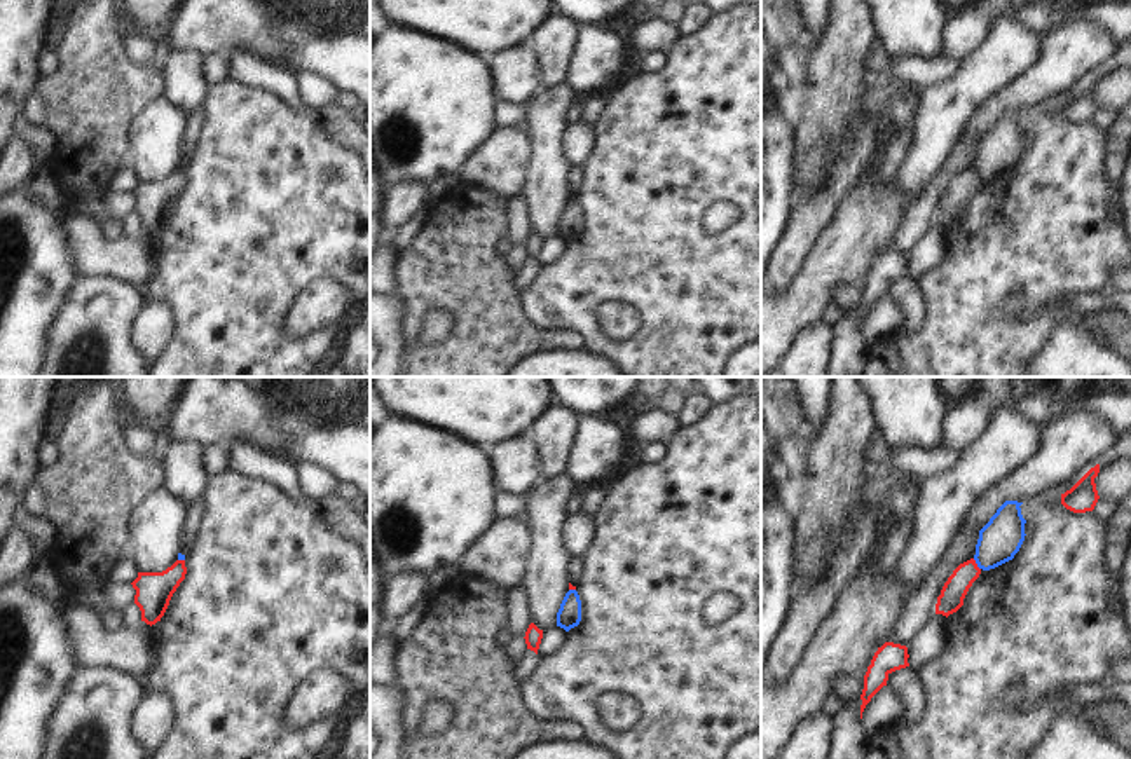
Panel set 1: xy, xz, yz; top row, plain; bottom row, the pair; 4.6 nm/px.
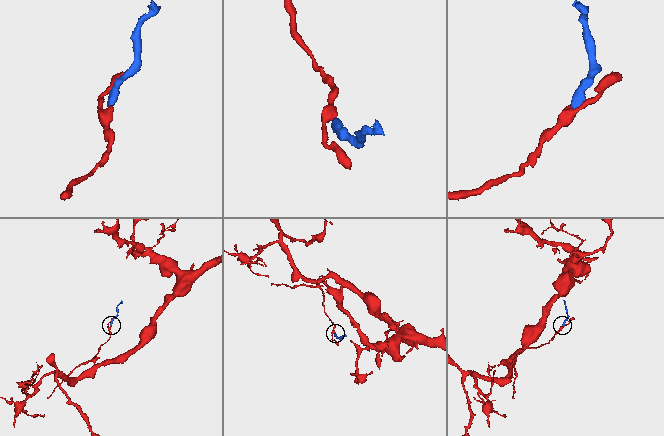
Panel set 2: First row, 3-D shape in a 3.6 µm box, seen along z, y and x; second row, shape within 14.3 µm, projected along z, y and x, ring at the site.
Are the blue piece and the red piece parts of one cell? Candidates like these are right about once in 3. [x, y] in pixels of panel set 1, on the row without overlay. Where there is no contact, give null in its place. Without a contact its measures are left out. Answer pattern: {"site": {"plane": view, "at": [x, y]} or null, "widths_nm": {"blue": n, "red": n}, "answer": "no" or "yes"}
{"site": {"plane": "yz", "at": [976, 171]}, "widths_nm": {"blue": 190, "red": 120}, "answer": "no"}

